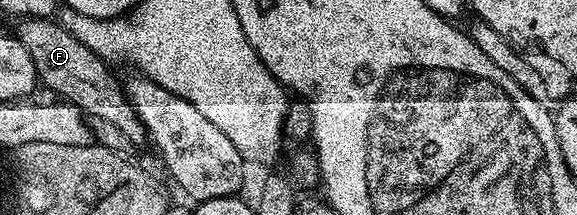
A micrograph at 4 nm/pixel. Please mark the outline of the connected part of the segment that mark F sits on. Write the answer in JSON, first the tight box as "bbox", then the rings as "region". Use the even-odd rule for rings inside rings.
{"bbox":[17,17,149,146],"region":[[[54,17],[49,18],[25,18],[18,23],[17,37],[20,44],[33,56],[33,68],[38,81],[46,89],[53,91],[56,96],[65,102],[71,102],[84,115],[92,119],[100,118],[107,126],[119,130],[123,138],[128,138],[135,146],[147,146],[149,139],[145,124],[137,116],[137,112],[131,107],[131,102],[121,84],[111,75],[112,67],[97,57],[73,32],[63,27],[62,21]]]}

